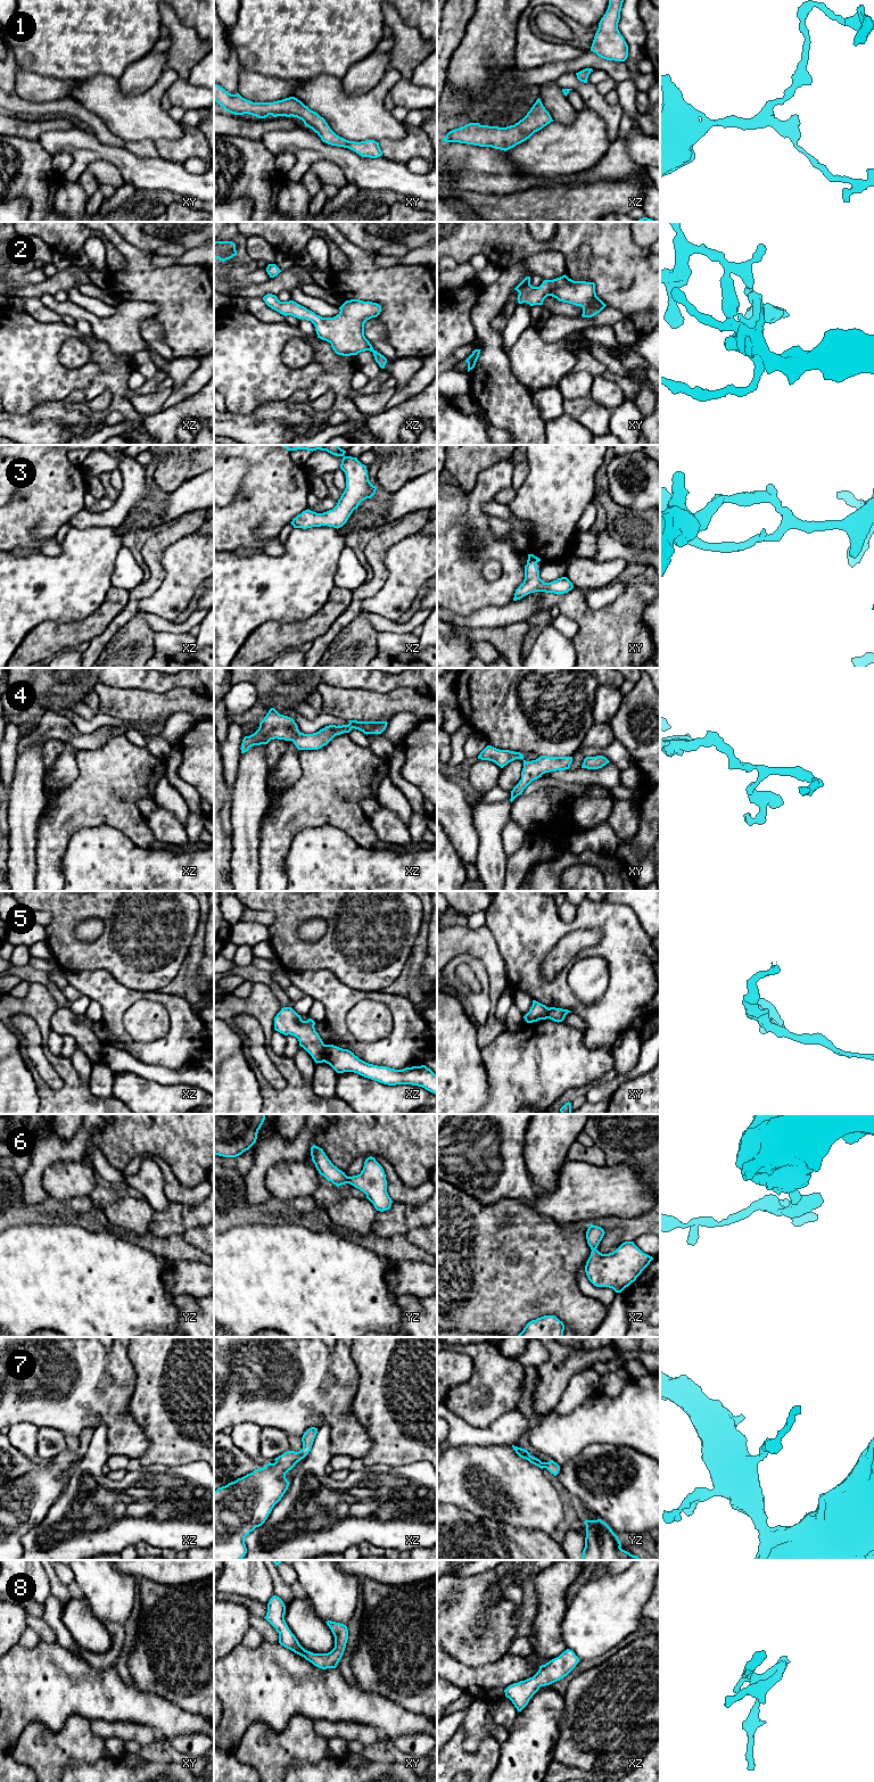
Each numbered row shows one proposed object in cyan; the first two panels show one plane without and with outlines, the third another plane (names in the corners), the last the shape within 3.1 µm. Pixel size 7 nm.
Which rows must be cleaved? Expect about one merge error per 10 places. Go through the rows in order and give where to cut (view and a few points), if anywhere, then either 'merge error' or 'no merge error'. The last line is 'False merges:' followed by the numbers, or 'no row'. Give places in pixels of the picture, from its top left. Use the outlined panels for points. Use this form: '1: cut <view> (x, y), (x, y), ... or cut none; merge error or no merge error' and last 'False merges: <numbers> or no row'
1: cut none; no merge error
2: cut none; no merge error
3: cut none; no merge error
4: cut none; no merge error
5: cut xz (327, 1045), (323, 1052), (323, 1061); merge error
6: cut none; no merge error
7: cut none; no merge error
8: cut none; no merge error
False merges: 5

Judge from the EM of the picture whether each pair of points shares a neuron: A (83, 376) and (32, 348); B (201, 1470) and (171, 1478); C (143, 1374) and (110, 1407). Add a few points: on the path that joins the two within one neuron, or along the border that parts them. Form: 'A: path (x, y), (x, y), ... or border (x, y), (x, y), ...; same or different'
A: path (71, 376), (59, 376), (44, 361); same
B: path (194, 1478), (179, 1478); same
C: border (128, 1356), (134, 1371), (134, 1391), (130, 1408); different

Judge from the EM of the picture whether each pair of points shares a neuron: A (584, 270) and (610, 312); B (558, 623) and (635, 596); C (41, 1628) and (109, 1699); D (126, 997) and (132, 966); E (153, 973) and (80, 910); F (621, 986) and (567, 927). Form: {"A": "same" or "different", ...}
{"A": "different", "B": "different", "C": "different", "D": "different", "E": "same", "F": "same"}

